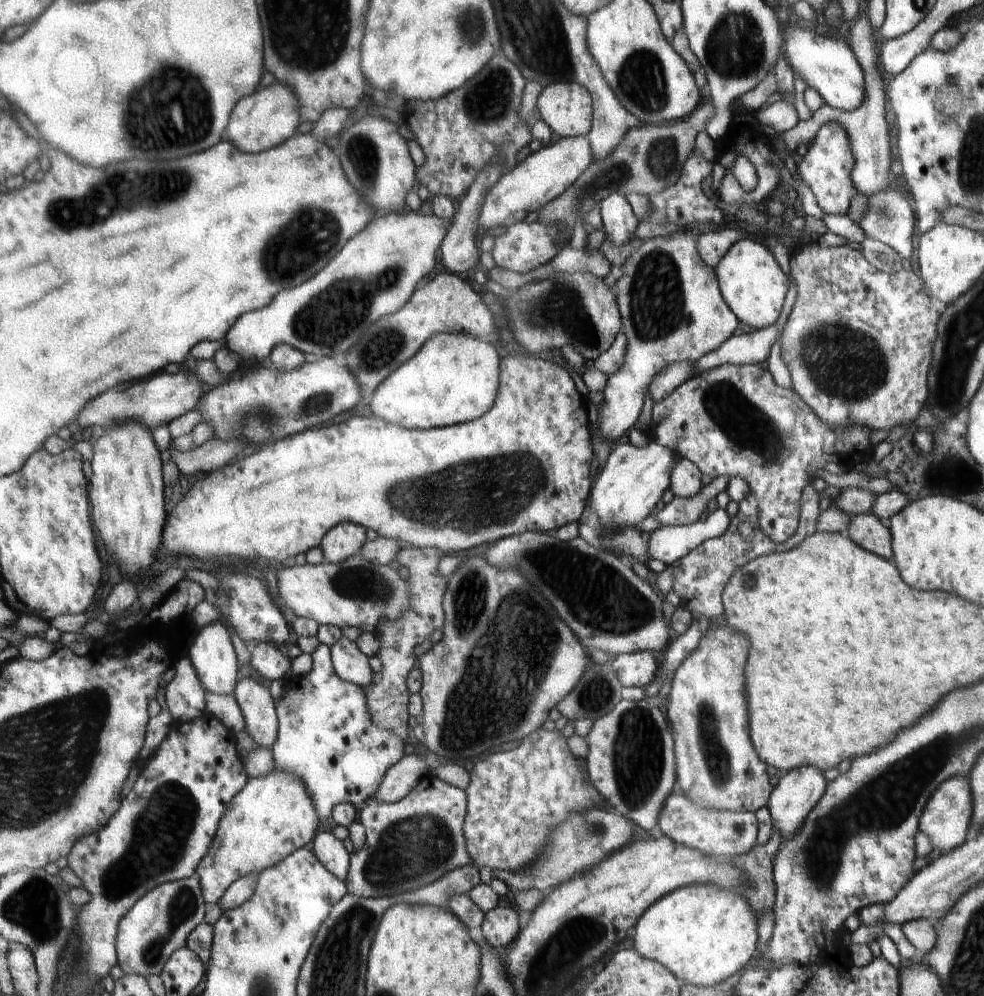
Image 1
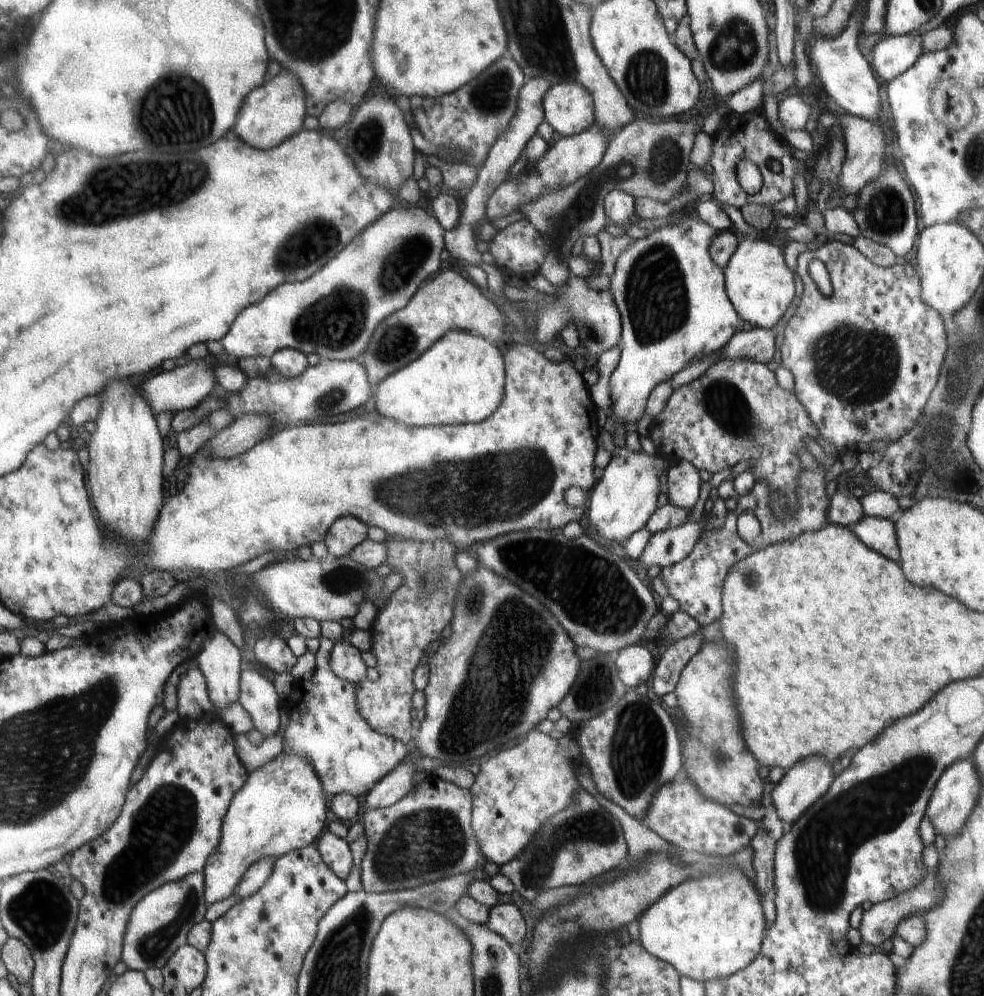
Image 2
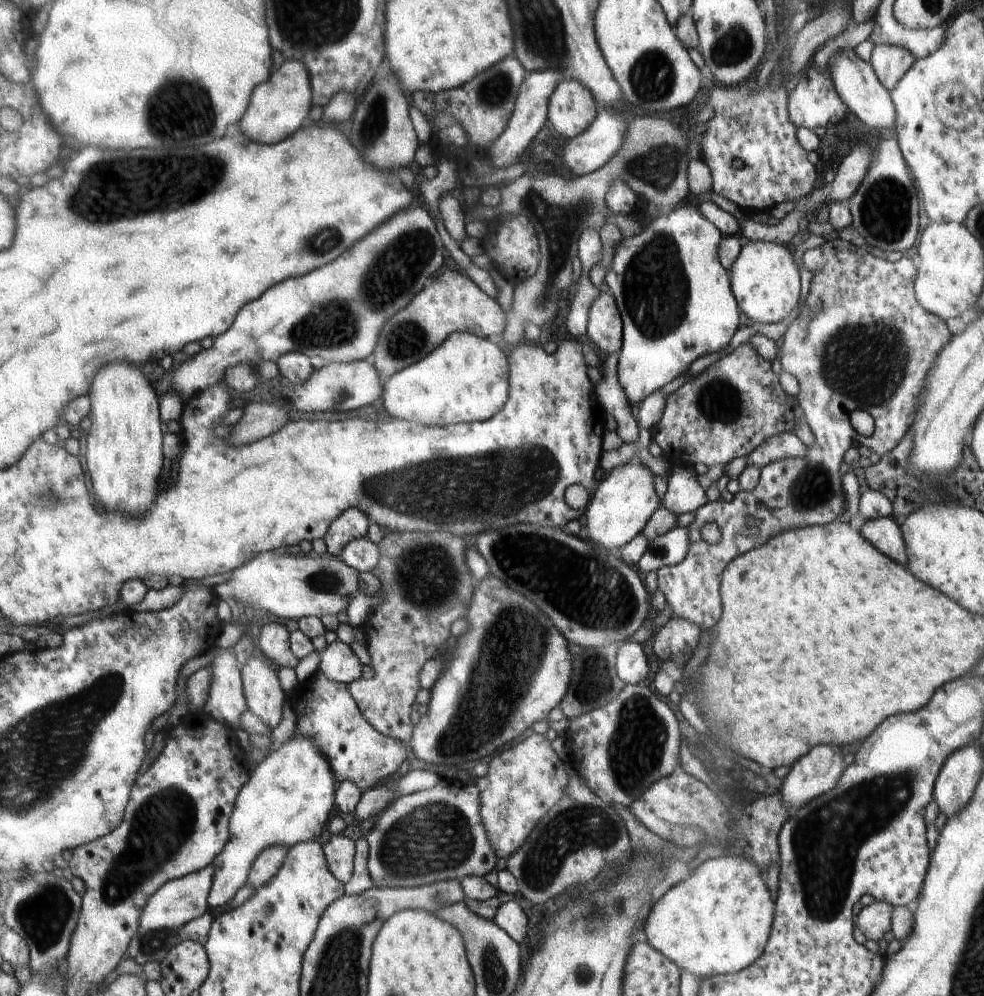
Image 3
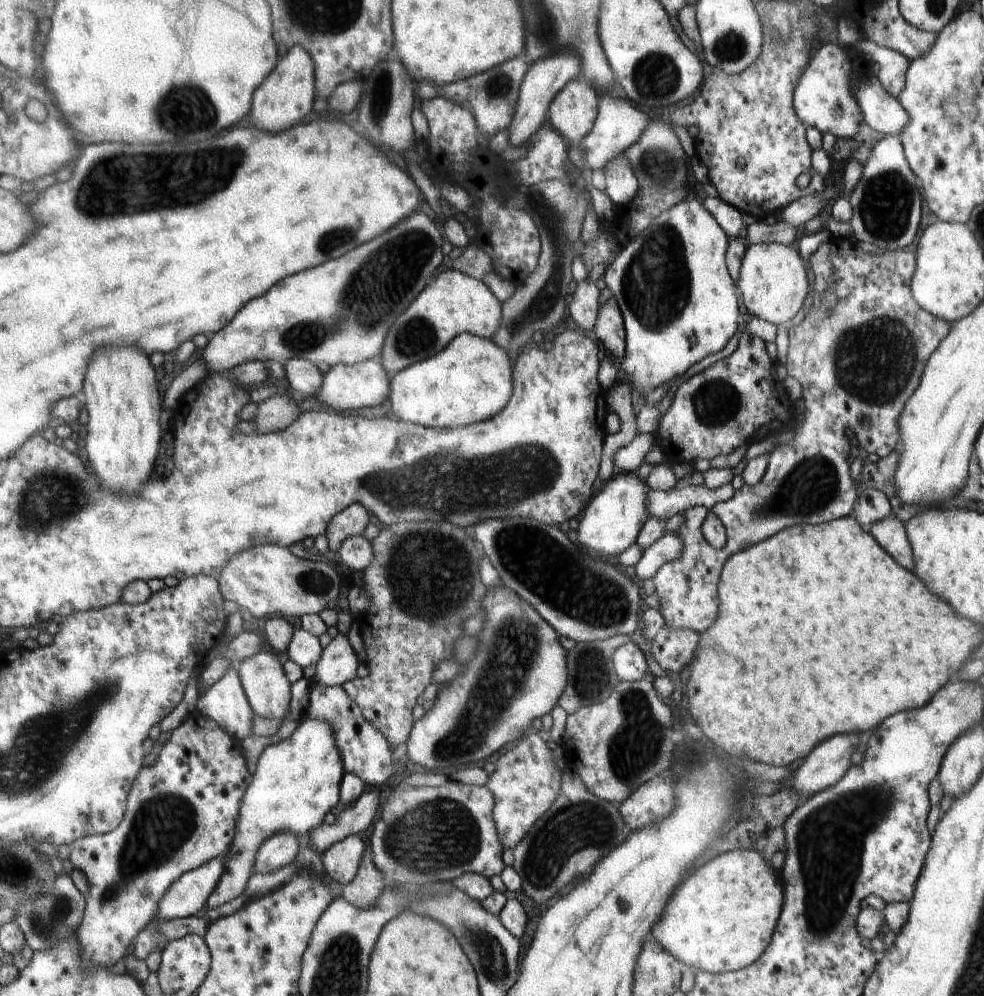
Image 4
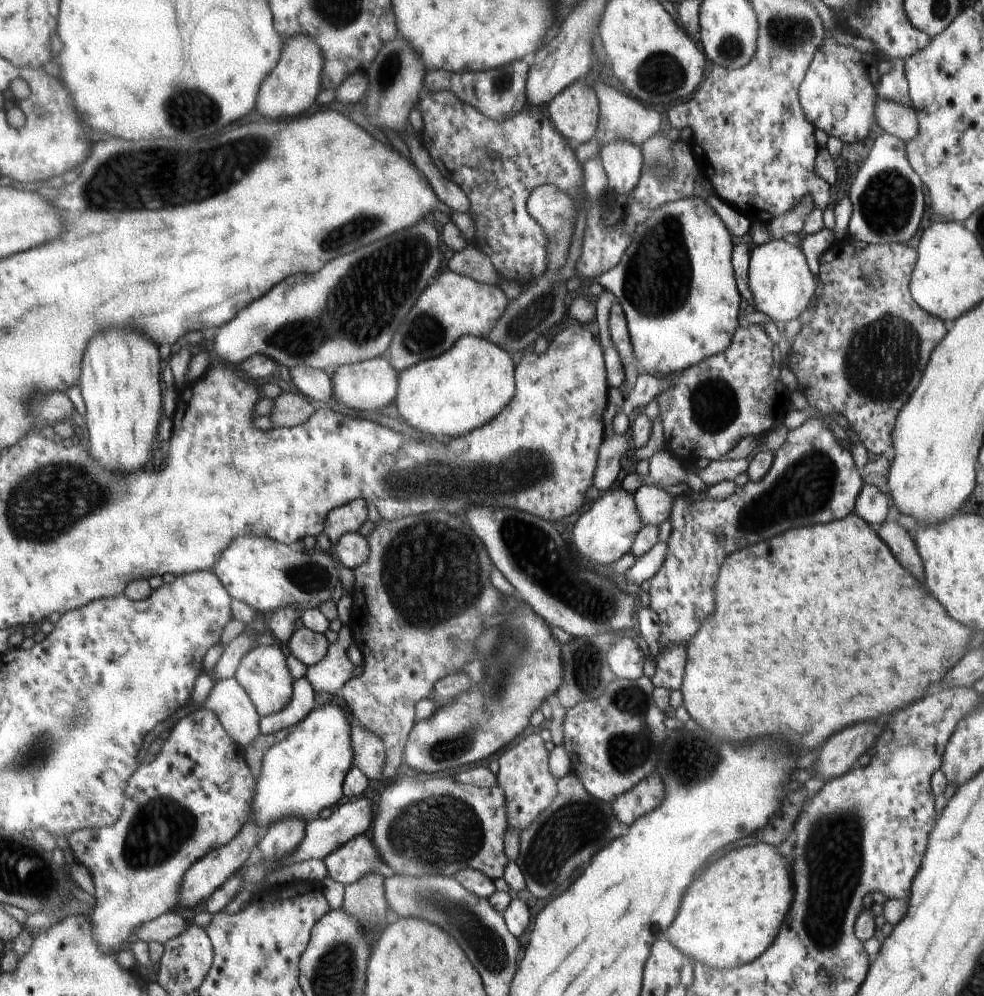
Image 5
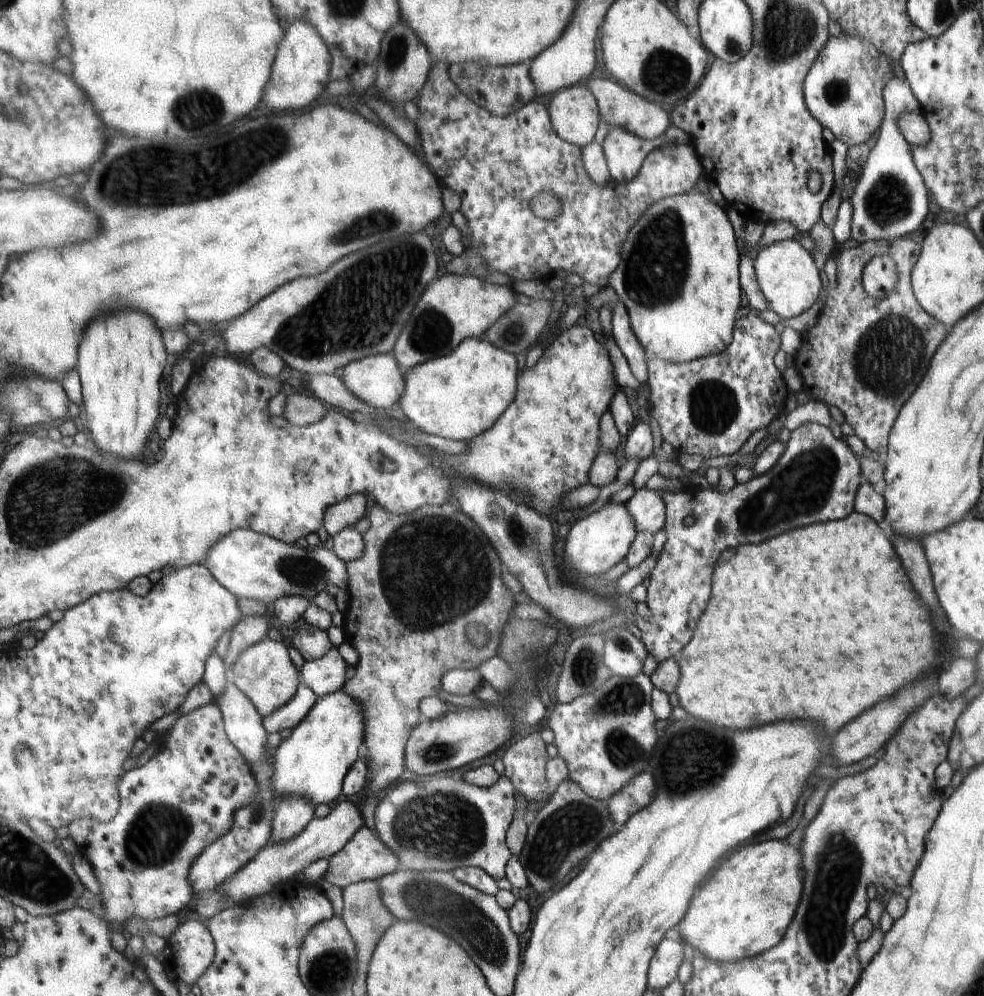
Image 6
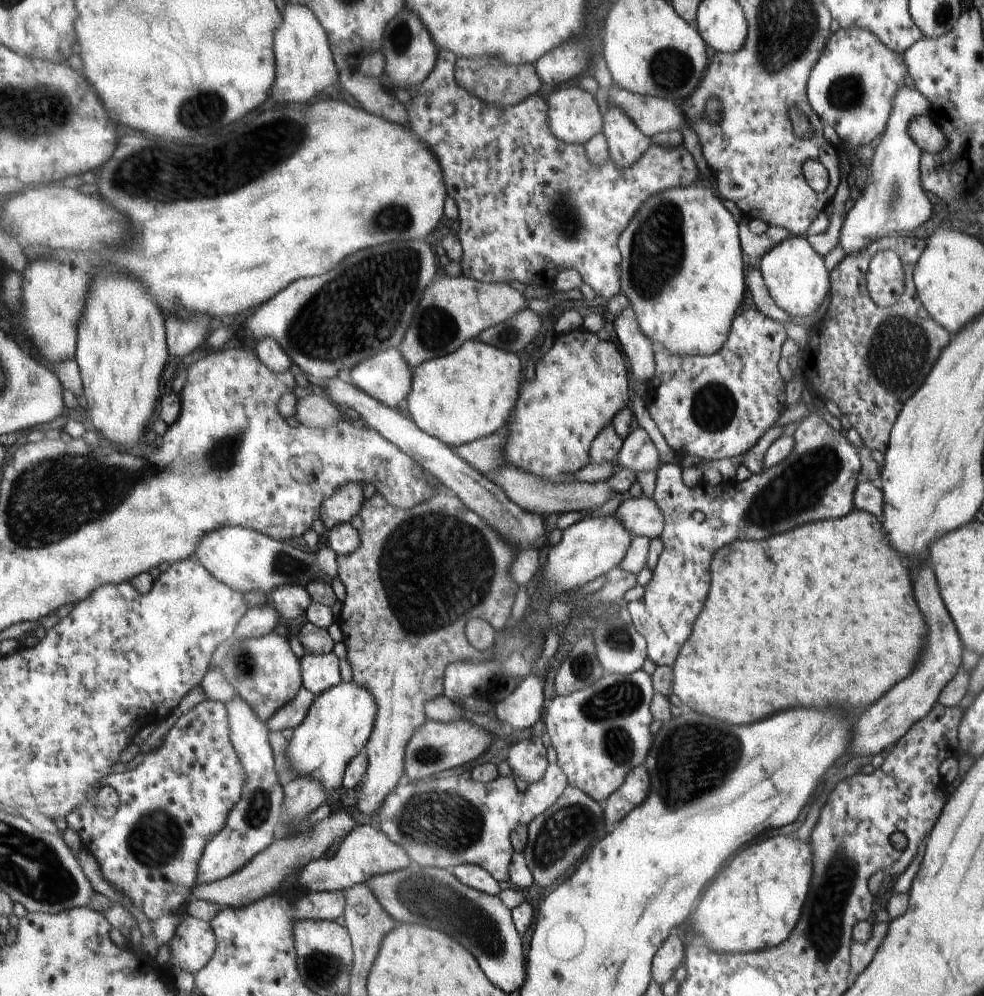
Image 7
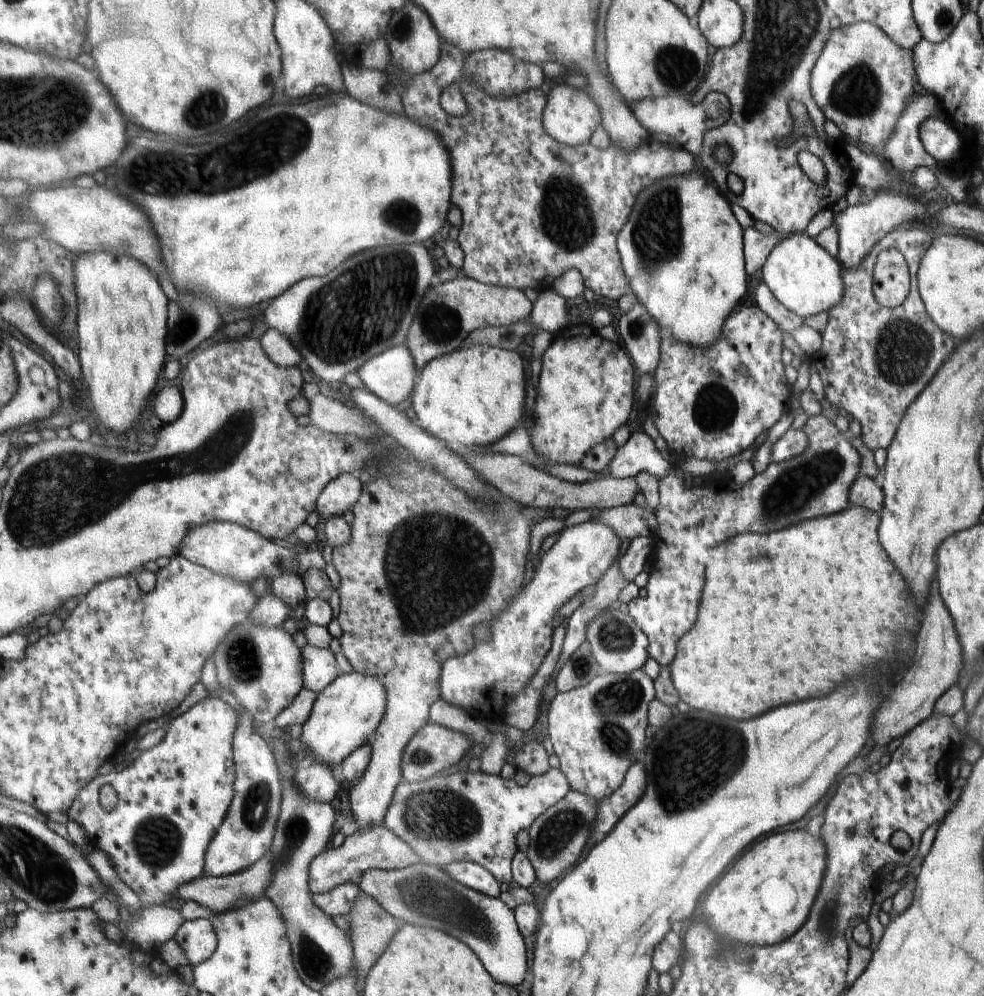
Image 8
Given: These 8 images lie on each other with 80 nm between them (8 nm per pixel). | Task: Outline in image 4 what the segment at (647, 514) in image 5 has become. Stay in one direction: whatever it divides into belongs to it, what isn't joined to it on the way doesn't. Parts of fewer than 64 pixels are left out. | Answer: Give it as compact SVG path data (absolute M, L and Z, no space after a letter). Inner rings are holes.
M678 479L670 490L649 490L650 516L667 520L690 507L706 507L710 510L717 502L729 501L735 491L730 483L710 490L706 485L684 484L682 479Z

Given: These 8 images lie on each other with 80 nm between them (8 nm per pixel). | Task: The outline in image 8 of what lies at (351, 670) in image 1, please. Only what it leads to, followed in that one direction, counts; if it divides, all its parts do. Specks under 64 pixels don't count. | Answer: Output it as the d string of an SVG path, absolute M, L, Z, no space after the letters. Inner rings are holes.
M305 645L302 649L305 663L305 688L318 694L338 678L334 653L328 649L317 649Z

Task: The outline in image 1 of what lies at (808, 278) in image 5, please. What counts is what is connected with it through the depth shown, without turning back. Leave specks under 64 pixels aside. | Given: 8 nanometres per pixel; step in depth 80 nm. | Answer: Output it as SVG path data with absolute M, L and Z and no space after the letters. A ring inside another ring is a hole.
M751 236L742 238L722 256L722 260L718 262L718 266L714 270L717 271L717 278L720 280L721 294L738 319L756 329L766 329L776 323L780 310L782 310L784 296L788 292L788 276L780 270L780 266L776 264L774 256L768 252L766 246L755 242Z

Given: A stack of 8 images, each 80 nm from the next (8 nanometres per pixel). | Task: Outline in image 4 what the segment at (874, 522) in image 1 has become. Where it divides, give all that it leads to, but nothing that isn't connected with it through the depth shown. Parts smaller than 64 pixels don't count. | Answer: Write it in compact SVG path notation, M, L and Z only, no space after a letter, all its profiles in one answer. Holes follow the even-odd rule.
M886 517L868 531L877 542L903 567L913 570L914 557L904 524L897 517Z

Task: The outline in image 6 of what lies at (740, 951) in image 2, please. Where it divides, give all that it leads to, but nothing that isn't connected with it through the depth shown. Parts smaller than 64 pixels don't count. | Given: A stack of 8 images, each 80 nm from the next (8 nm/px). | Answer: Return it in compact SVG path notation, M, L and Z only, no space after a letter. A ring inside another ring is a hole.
M768 840L754 844L754 848L746 846L734 851L697 890L684 920L678 923L675 932L682 935L688 951L695 949L717 963L736 962L773 949L787 931L800 900L803 881L801 862L798 850L778 840Z

